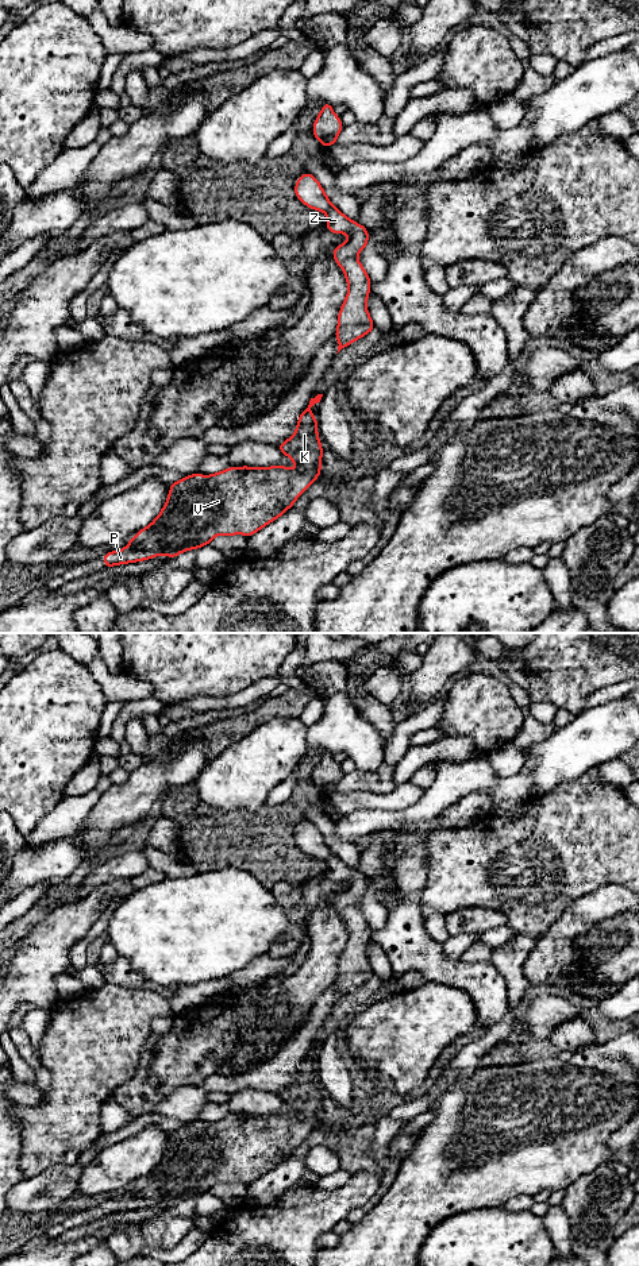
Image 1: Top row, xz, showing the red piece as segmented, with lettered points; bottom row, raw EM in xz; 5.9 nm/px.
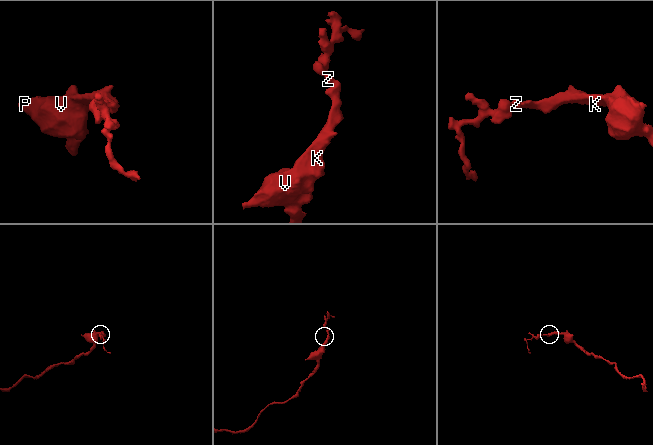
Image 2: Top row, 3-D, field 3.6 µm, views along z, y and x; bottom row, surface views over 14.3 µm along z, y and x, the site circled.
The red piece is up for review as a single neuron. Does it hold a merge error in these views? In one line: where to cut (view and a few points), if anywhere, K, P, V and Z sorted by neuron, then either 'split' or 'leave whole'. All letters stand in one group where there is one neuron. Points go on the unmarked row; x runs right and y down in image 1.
cut none; groups K P V Z; leave whole

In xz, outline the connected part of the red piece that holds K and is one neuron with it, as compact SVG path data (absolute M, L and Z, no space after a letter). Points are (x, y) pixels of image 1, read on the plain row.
M317 1042L311 1046L308 1055L299 1065L295 1082L277 1095L299 1113L299 1119L285 1113L243 1113L230 1115L212 1123L192 1122L173 1130L168 1147L155 1167L140 1177L119 1200L112 1199L101 1204L105 1216L149 1208L159 1203L173 1207L185 1199L208 1193L216 1182L250 1185L282 1163L322 1122L323 1096L316 1074L317 1068L311 1061L311 1055L320 1050L322 1045L323 1042Z

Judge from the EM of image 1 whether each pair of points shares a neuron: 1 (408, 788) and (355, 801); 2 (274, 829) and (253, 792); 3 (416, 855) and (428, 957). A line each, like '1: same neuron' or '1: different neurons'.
1: same neuron
2: different neurons
3: same neuron

